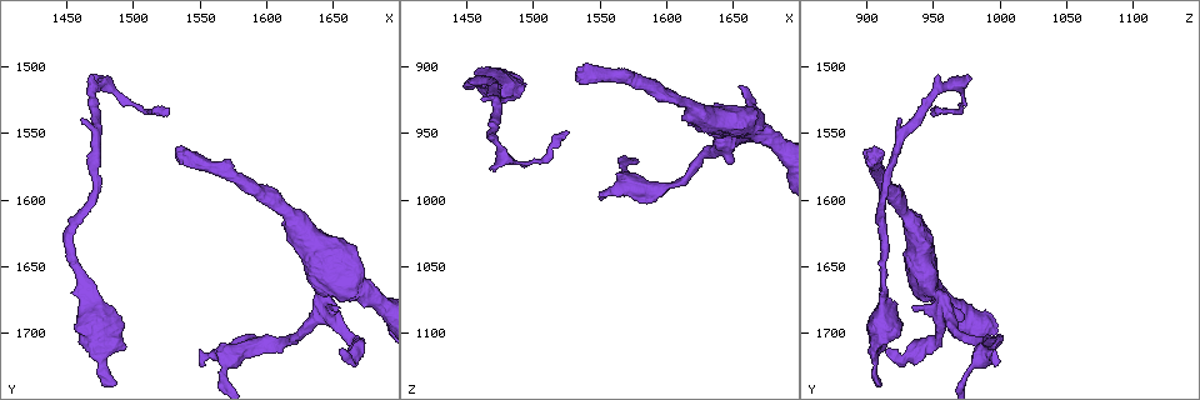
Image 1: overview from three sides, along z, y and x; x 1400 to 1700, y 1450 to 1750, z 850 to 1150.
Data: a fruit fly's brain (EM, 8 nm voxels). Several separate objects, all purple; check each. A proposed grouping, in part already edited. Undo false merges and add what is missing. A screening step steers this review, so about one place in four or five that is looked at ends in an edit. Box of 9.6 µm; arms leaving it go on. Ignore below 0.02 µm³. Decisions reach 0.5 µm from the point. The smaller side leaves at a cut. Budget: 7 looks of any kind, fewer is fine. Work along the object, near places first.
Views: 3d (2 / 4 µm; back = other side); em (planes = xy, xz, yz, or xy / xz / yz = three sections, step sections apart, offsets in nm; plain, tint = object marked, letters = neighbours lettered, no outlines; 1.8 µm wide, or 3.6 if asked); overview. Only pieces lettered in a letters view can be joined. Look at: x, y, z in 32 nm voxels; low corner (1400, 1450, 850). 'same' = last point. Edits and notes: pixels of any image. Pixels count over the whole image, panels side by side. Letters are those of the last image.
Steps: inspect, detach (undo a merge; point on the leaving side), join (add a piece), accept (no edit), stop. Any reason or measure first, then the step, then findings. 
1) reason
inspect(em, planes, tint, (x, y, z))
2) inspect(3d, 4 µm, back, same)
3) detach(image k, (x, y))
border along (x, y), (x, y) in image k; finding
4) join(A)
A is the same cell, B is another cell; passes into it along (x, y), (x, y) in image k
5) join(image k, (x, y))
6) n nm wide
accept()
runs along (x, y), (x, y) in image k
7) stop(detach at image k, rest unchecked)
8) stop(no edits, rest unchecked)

thick end
inspect(em, planes, letters, (1552, 1726, 996))

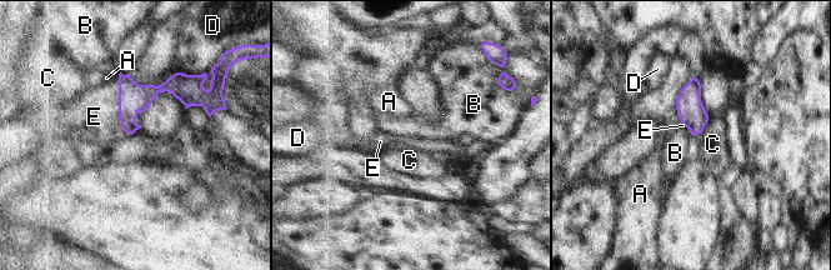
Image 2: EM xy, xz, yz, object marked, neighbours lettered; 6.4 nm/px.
join(E)
E is the same cell, A, B, C and D are other cells; passes into it along (133, 98), (119, 108), (94, 116) in image 2; the cell continues

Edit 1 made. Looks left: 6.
end of a long branch
inspect(em, planes, letters, (1532, 1562, 906))

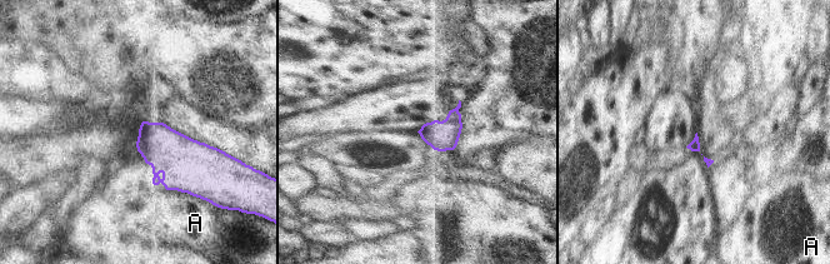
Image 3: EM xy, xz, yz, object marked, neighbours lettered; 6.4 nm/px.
accept()
A is another cell; border along (166, 189), (176, 189), (196, 197) in image 3; no lettered piece goes on from it

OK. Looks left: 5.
inspect(3d, 4 µm, (1468, 1684, 912))

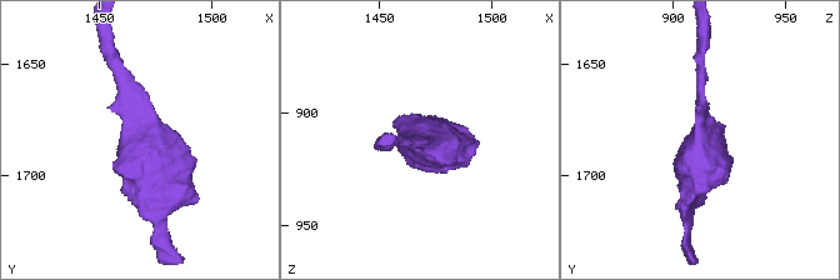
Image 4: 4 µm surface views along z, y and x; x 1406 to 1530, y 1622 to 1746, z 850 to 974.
inspect(em, yz, step 8, tint, (1469, 1683, 912))

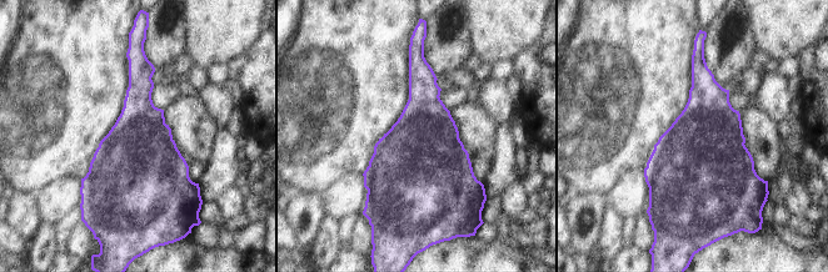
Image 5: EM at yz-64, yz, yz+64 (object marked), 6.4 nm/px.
inspect(em, planes, letters, same)

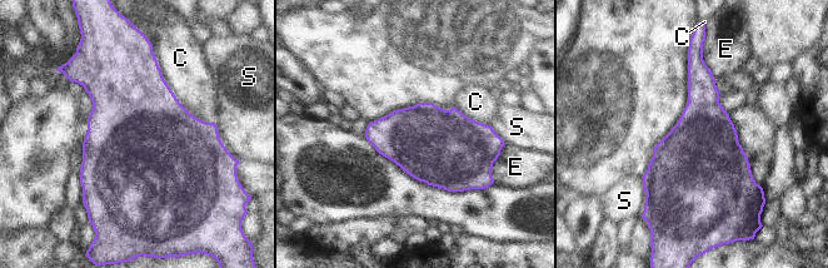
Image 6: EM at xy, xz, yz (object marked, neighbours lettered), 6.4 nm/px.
480 nm wide
accept()
C, E and S are other cells; border along (151, 51), (175, 98), (212, 123) in image 6; one cell here

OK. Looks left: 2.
stop(join at image 2, rest unchecked)

